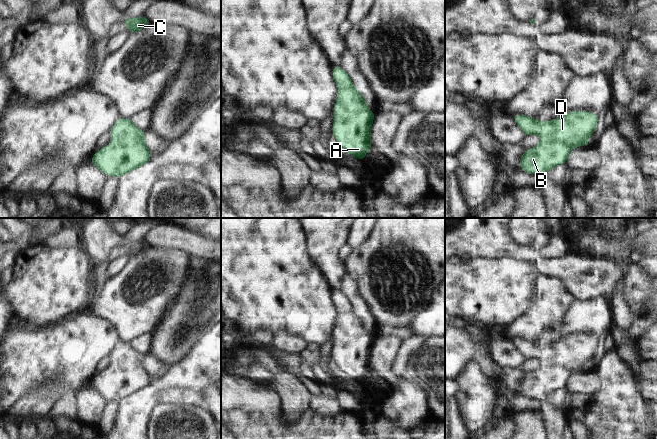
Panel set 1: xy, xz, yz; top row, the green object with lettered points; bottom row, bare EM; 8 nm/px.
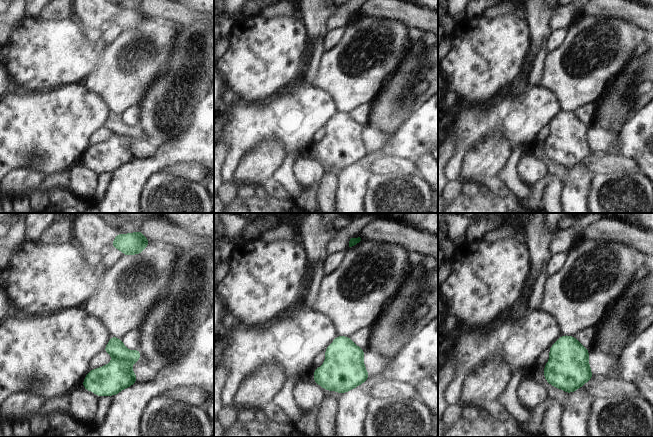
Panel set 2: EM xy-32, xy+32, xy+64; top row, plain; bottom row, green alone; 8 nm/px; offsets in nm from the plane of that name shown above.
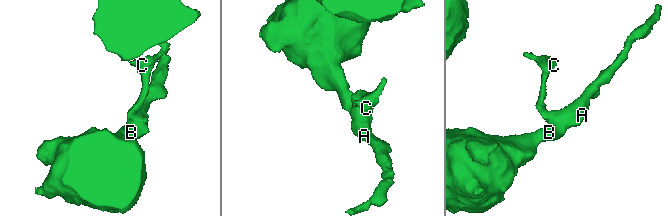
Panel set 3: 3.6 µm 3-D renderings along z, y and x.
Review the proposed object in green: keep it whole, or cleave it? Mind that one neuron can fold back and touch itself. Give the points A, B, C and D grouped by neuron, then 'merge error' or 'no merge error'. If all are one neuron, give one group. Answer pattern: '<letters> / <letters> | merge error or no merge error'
A B C D | no merge error

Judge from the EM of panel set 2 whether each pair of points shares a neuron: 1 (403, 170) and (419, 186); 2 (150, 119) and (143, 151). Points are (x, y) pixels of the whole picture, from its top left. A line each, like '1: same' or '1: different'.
1: different
2: different

